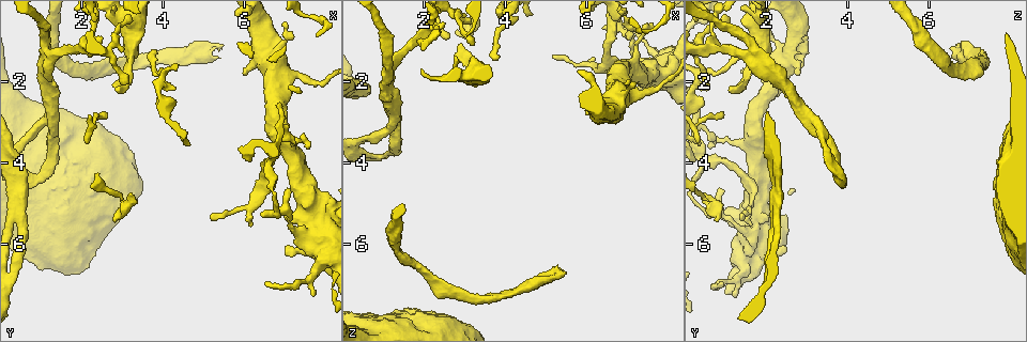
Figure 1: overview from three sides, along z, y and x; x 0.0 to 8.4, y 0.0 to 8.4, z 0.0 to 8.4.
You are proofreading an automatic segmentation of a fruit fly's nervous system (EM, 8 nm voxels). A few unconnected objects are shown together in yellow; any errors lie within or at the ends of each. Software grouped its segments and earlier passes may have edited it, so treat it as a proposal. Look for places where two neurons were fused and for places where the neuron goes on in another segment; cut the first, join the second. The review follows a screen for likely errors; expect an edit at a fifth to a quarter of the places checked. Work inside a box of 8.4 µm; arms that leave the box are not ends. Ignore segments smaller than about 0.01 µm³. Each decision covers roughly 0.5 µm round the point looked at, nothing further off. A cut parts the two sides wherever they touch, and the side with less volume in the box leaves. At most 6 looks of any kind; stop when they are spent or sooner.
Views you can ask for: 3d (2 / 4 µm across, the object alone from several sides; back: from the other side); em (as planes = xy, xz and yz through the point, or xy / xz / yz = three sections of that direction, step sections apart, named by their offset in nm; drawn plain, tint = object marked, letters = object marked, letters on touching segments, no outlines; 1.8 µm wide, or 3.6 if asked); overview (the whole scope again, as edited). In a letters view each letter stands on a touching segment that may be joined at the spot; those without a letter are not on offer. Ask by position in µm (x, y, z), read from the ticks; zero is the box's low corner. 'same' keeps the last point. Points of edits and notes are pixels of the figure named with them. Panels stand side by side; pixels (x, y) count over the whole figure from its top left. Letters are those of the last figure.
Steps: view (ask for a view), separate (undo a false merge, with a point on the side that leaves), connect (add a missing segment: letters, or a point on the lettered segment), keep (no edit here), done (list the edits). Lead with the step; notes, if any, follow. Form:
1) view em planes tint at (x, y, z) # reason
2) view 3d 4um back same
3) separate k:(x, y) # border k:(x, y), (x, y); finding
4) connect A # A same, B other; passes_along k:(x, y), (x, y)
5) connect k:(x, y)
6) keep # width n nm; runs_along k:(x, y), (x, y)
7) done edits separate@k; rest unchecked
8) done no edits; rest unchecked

view em planes letters at (3.75, 1.25, 1.40) # branch stops here

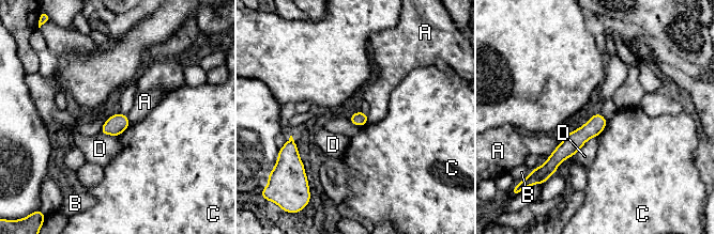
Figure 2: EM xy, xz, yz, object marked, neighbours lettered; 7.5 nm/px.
keep # A other, B other, C other, D other; border 2:(558, 145), (547, 158); no lettered segment goes on from it

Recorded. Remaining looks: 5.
view 3d 4um at (0.65, 5.40, 2.20) # closes a loop

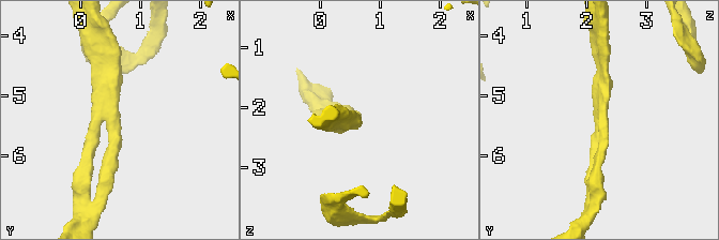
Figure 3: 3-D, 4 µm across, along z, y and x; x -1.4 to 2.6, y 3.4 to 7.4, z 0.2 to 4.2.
view em 3.6um yz step 16 letters at (0.65, 5.45, 2.20)

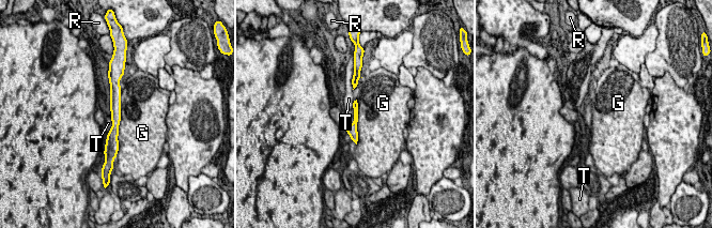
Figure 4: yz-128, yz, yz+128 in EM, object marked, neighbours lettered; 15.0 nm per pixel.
keep # G other, R other, T other; runs_along 4:(114, 81), (114, 141); all the same neuron

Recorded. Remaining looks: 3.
view em planes letters at (0.95, 4.40, 3.85) # touches itself

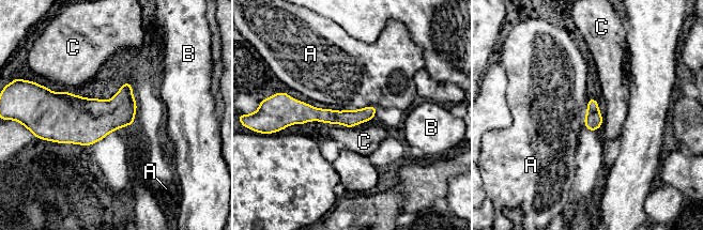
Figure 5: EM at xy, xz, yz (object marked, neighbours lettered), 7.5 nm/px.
keep # A other, B other, C other; border 5:(378, 106), (365, 106), (353, 110); one neuron here

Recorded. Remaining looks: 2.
done no edits; rest unchecked

